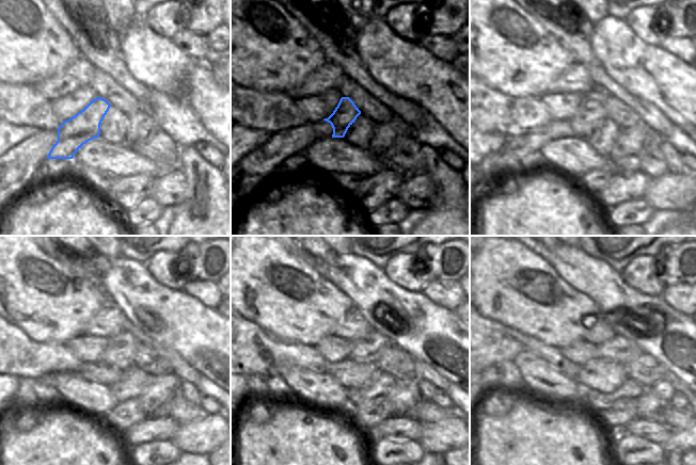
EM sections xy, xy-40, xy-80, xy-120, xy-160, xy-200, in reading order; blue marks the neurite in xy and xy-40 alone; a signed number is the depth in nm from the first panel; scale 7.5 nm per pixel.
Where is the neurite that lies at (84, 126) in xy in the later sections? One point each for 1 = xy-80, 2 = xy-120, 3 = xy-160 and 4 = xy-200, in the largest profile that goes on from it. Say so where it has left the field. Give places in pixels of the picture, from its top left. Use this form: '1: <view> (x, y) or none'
1: xy-80 (590, 111)
2: xy-120 (122, 348)
3: xy-160 (367, 350)
4: xy-200 (619, 349)

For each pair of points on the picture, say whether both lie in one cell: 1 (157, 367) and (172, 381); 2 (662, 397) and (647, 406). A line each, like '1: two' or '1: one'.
1: two
2: one

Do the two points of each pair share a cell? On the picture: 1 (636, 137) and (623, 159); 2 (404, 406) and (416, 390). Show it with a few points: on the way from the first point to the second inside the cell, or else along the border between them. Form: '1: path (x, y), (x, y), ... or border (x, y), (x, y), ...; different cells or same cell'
1: path (631, 142), (627, 146), (625, 154); same cell
2: path (405, 402), (412, 395); same cell

